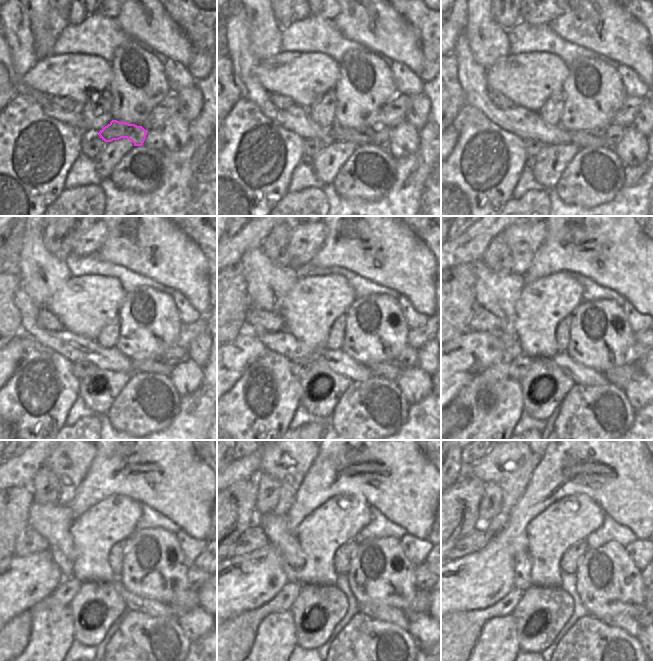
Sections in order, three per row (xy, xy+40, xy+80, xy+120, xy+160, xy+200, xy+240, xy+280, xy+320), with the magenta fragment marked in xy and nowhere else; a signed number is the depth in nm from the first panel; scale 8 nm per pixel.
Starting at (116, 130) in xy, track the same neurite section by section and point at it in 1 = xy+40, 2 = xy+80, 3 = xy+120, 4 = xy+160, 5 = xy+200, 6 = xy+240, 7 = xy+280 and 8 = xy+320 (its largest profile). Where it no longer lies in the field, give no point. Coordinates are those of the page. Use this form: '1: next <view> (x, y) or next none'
1: next xy+40 (359, 136)
2: next xy+80 (582, 138)
3: next xy+120 (150, 365)
4: next xy+160 (385, 370)
5: next xy+200 (620, 376)
6: next xy+240 (187, 601)
7: next xy+280 (420, 605)
8: next xy+320 (644, 611)

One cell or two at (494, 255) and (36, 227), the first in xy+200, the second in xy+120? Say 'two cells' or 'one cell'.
two cells

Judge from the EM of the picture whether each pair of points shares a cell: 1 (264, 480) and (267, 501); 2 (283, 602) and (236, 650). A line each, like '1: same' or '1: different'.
1: same
2: same

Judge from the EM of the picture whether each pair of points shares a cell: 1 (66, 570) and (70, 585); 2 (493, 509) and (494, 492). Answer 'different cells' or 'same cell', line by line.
1: different cells
2: same cell

